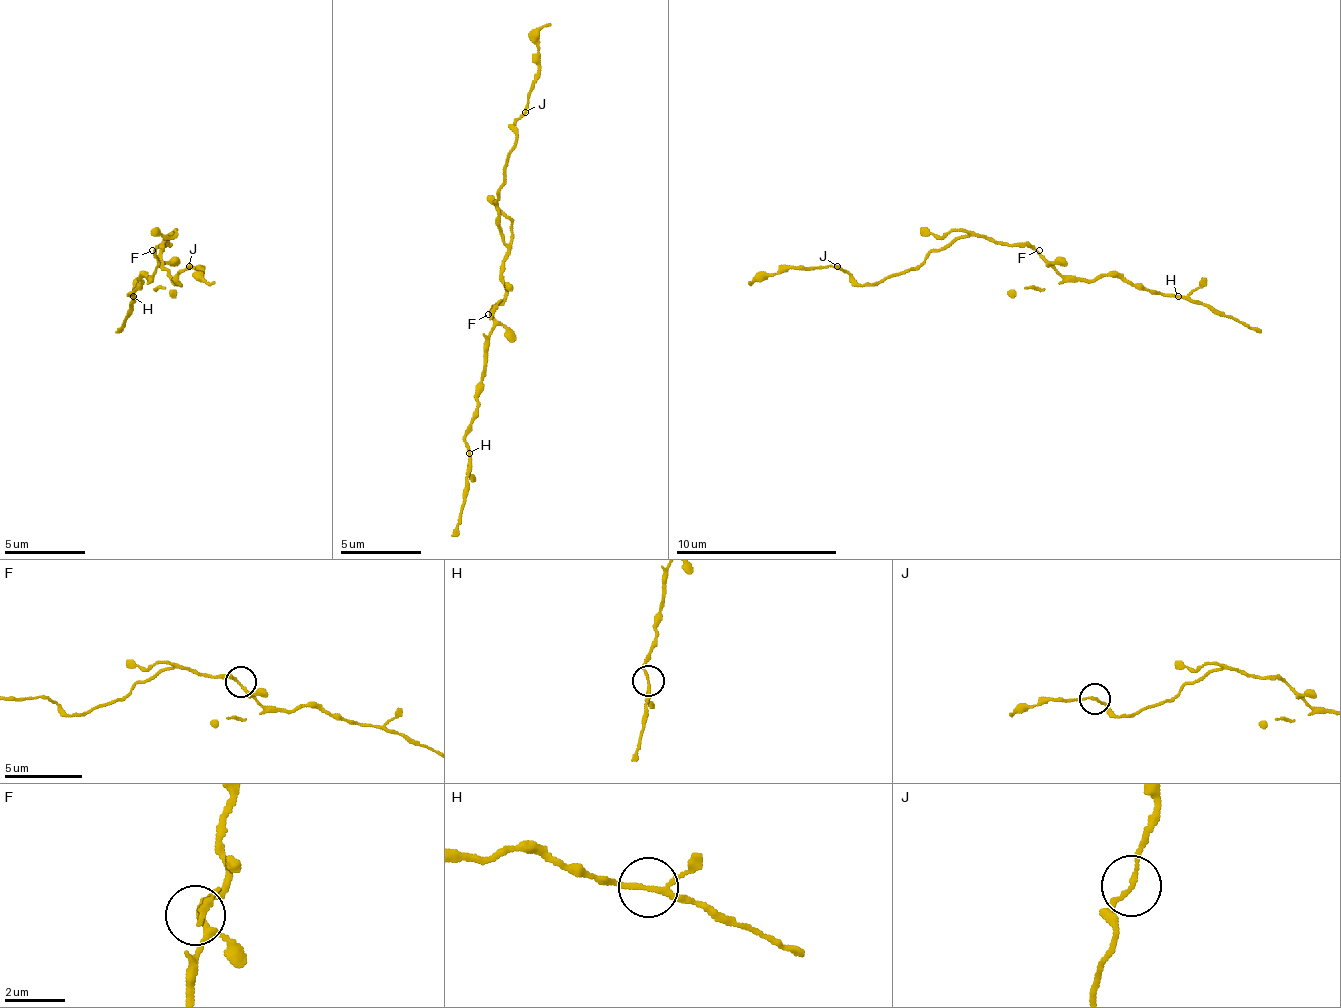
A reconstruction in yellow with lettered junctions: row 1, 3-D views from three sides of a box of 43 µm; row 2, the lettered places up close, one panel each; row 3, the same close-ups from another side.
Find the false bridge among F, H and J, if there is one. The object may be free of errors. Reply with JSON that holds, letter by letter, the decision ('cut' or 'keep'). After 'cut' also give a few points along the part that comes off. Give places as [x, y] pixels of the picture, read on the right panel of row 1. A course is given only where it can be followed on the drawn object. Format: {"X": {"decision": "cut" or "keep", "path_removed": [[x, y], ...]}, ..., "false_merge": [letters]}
{"F": {"decision": "keep"}, "H": {"decision": "keep"}, "J": {"decision": "keep"}, "false_merge": []}

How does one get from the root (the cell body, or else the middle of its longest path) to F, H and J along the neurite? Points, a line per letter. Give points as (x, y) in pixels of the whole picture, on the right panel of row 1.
F: (1002, 242), (1011, 246), (1035, 246), (1039, 250)
H: (1002, 242), (1039, 250), (1063, 274), (1079, 278), (1120, 274), (1148, 291), (1177, 295)
J: (1002, 242), (990, 242), (970, 234), (934, 250), (917, 266), (909, 266), (877, 283), (857, 283), (837, 266)

